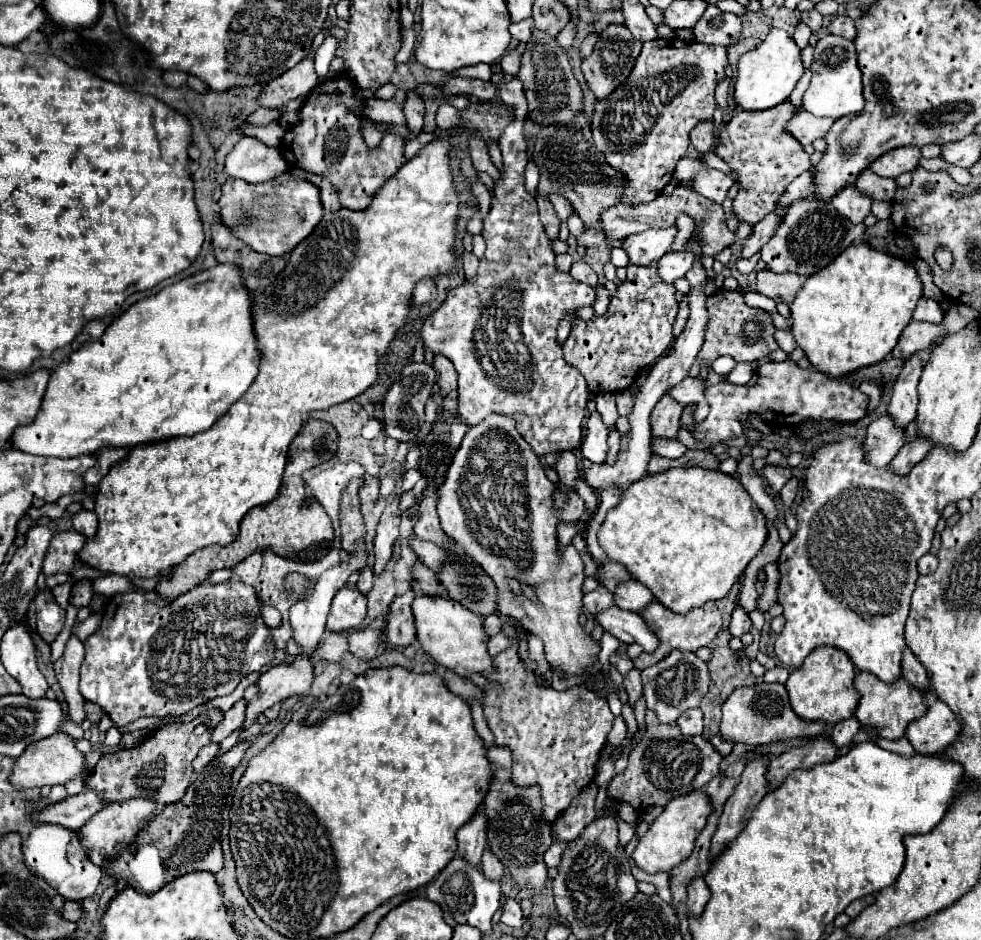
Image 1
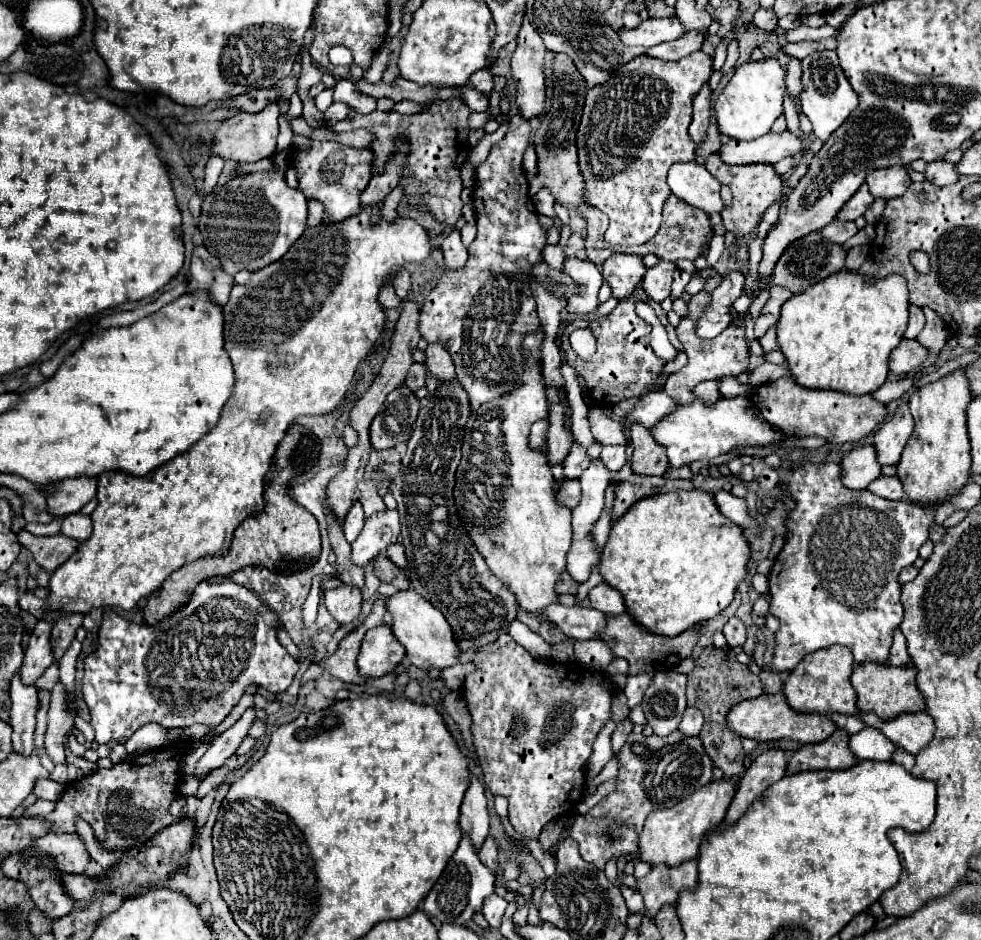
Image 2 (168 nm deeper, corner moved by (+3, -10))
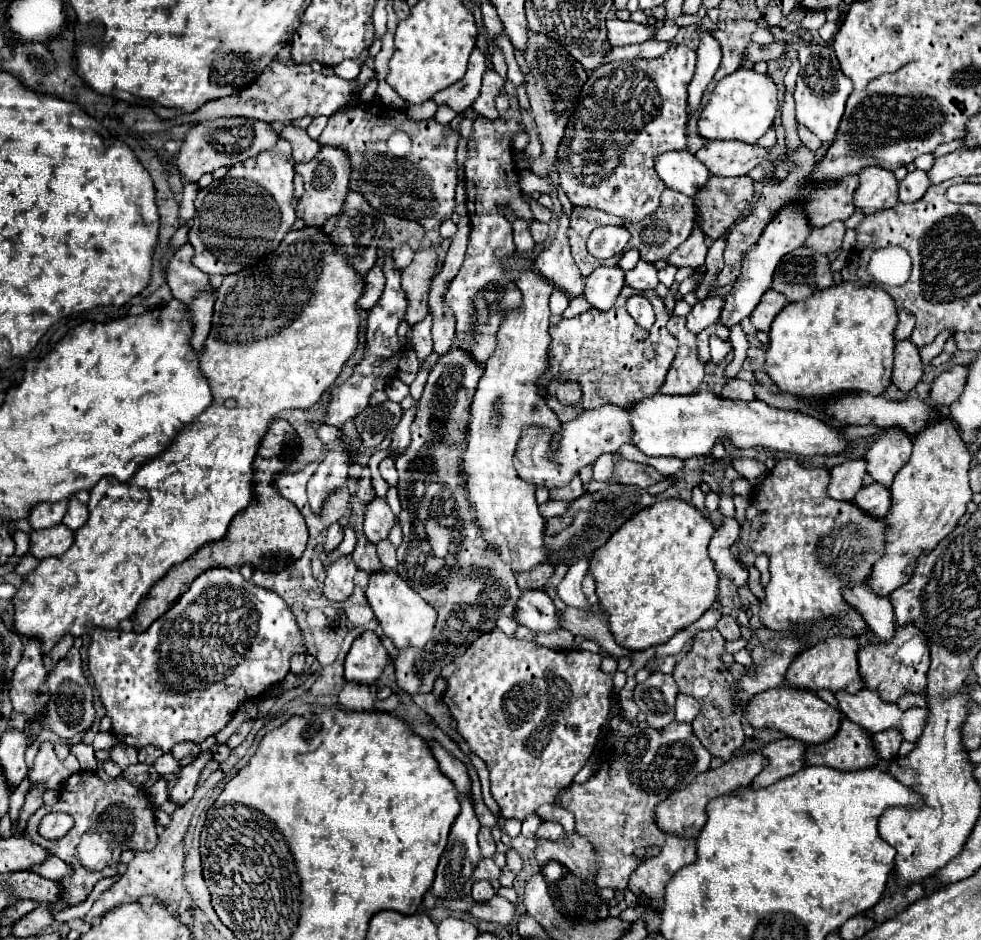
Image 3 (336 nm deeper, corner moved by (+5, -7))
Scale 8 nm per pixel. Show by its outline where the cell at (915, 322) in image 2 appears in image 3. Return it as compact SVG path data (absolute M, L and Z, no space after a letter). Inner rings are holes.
M906 309L898 311L898 325L894 329L894 339L896 341L902 341L902 339L908 339L910 333L914 331L914 325L916 325L916 319L912 313L908 313Z

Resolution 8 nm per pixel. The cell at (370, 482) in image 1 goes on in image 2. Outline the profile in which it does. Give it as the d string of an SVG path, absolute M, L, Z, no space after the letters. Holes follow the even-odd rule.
M356 500L356 502L354 502L354 506L350 508L350 512L348 512L348 516L346 516L346 520L344 520L344 524L342 524L344 538L346 538L350 544L352 544L352 542L358 538L358 534L362 532L364 522L366 522L366 518L364 518L362 502L360 502L360 500Z

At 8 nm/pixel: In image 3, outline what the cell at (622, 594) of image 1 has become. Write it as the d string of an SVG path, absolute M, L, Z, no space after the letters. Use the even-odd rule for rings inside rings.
M586 575L582 581L582 593L586 595L586 599L590 601L590 605L598 605L598 597L596 597L596 583L592 575Z

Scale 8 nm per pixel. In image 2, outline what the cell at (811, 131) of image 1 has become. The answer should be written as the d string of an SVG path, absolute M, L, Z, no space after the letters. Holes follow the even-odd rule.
M790 130L780 134L768 132L756 140L728 140L720 146L722 160L728 164L776 164L786 156L800 154L804 150L804 140L794 136Z

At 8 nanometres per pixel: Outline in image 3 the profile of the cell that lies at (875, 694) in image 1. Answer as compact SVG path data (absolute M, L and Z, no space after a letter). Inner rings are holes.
M898 625L896 627L896 633L890 641L878 641L878 643L868 643L868 645L862 645L860 651L858 651L858 663L860 663L860 675L862 675L862 681L864 681L864 687L876 691L884 701L896 701L900 695L904 693L924 693L926 689L926 673L928 673L928 667L930 667L930 655L928 651L924 653L922 661L914 667L908 667L900 661L896 661L886 649L898 649L904 641L910 641L914 633L922 633L920 629L916 629L916 625Z

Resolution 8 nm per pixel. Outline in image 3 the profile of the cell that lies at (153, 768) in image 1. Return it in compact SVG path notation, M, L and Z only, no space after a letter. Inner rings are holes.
M80 771L72 775L66 785L60 791L58 803L50 807L40 807L28 821L26 837L40 841L40 845L46 845L54 857L62 859L72 867L72 875L60 879L62 885L62 909L82 903L94 885L104 877L116 875L118 857L124 849L136 849L146 851L154 849L158 835L156 835L156 821L154 821L154 807L148 801L148 797L142 797L142 789L130 785L124 779L112 779L104 781L98 777L96 771ZM50 811L64 811L74 817L74 827L58 841L46 841L36 829L42 821L42 817Z

